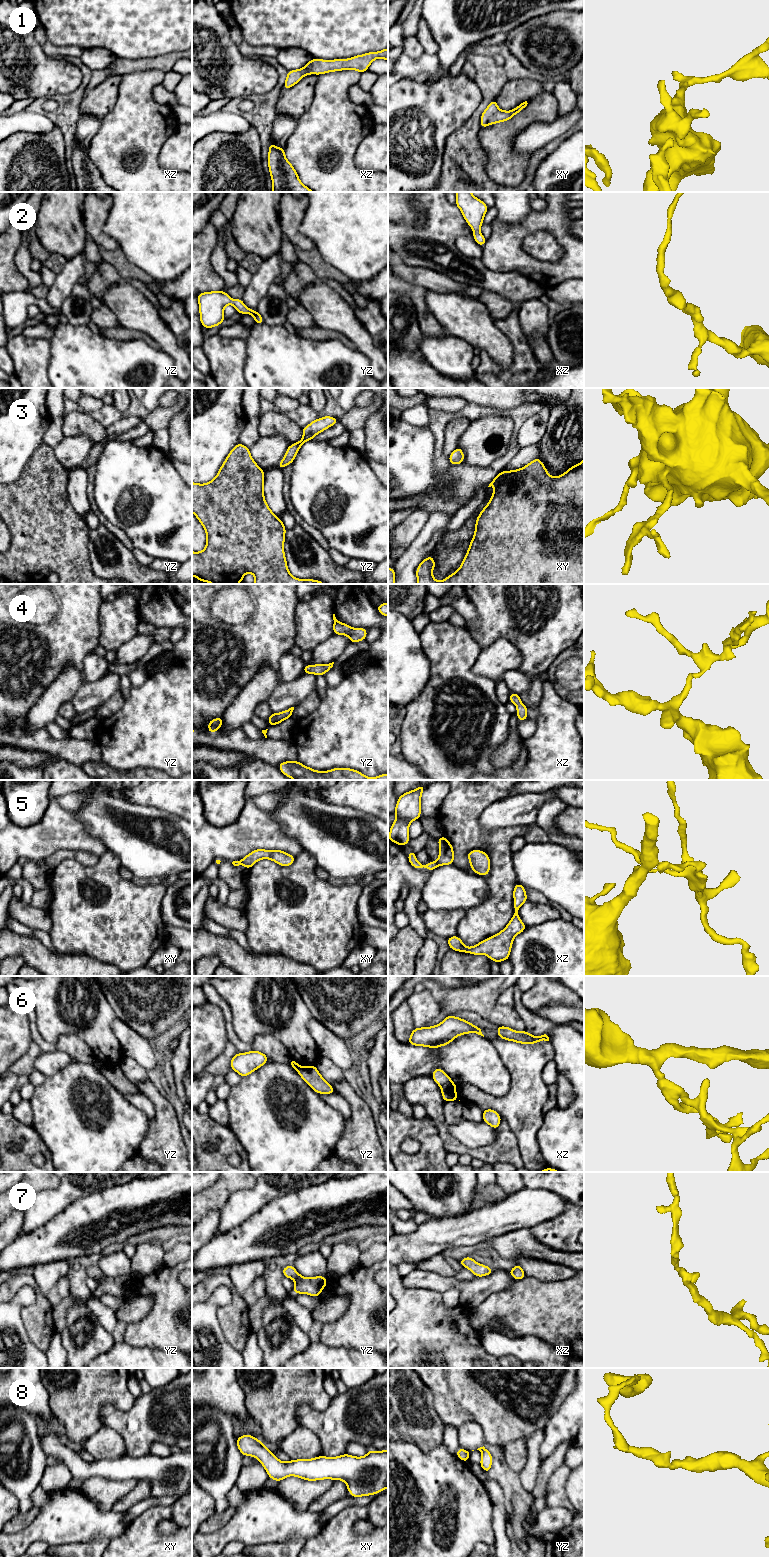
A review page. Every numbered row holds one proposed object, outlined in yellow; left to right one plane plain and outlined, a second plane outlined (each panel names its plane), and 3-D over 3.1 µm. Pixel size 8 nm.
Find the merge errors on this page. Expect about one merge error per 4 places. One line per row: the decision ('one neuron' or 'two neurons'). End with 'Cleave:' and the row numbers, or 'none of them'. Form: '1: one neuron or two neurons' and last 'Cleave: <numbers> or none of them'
1: one neuron
2: one neuron
3: one neuron
4: one neuron
5: two neurons
6: two neurons
7: one neuron
8: one neuron
Cleave: 5, 6

